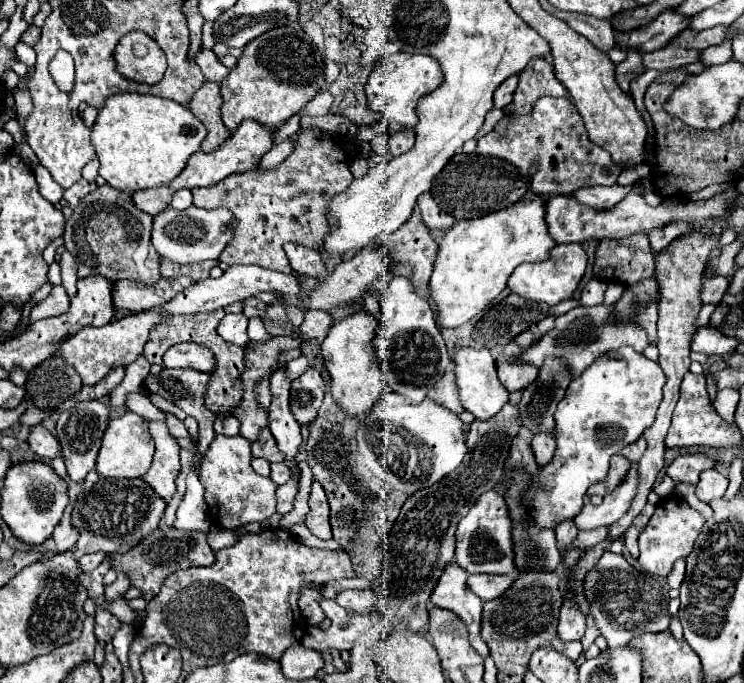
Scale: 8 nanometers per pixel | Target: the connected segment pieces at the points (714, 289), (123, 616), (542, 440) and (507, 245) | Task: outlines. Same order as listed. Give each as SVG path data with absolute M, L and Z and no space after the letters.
M714 277L708 279L702 287L702 301L708 305L718 305L724 297L724 291L728 287L728 281L724 277Z
M116 599L116 601L110 601L108 605L112 609L112 613L122 621L122 623L134 623L136 619L136 613L126 605L124 599Z
M538 433L534 439L532 439L532 449L534 449L534 455L536 455L536 461L540 467L548 465L552 461L552 455L556 451L556 441L552 435L548 433Z
M534 197L530 201L518 201L512 207L500 209L492 215L484 215L478 219L468 219L468 221L458 221L440 241L438 249L438 259L434 263L434 273L430 277L430 305L436 311L438 323L442 327L460 327L468 323L472 317L476 317L486 305L494 301L504 289L506 289L506 279L512 275L512 271L520 263L536 263L548 259L550 249L556 243L548 235L546 221L544 221L544 199Z

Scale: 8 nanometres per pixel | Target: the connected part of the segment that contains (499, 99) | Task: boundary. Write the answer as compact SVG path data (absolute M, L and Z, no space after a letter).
M512 75L512 77L508 77L508 79L496 89L494 101L496 101L496 107L498 107L498 109L502 109L502 107L506 107L506 105L512 103L512 95L514 95L516 87L518 87L518 75Z

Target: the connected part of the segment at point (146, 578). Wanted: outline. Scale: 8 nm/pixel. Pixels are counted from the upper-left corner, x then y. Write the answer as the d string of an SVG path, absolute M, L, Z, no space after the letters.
M174 527L170 529L156 529L152 535L148 535L140 545L136 545L132 551L124 555L114 555L114 569L124 571L130 575L132 585L140 587L144 591L142 597L150 599L160 591L160 585L164 579L184 567L204 567L214 563L214 551L206 543L206 533L182 533Z

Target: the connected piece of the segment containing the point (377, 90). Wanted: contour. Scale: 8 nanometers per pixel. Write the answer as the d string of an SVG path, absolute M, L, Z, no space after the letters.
M394 53L390 57L380 59L374 65L374 71L368 77L366 83L366 97L368 97L368 107L372 111L382 113L386 119L400 123L404 129L390 133L390 151L392 155L402 155L408 149L412 149L414 143L414 125L418 123L418 115L416 115L416 107L418 101L434 91L440 85L442 79L442 71L440 65L436 63L436 59L432 59L430 55L412 55L412 53Z

